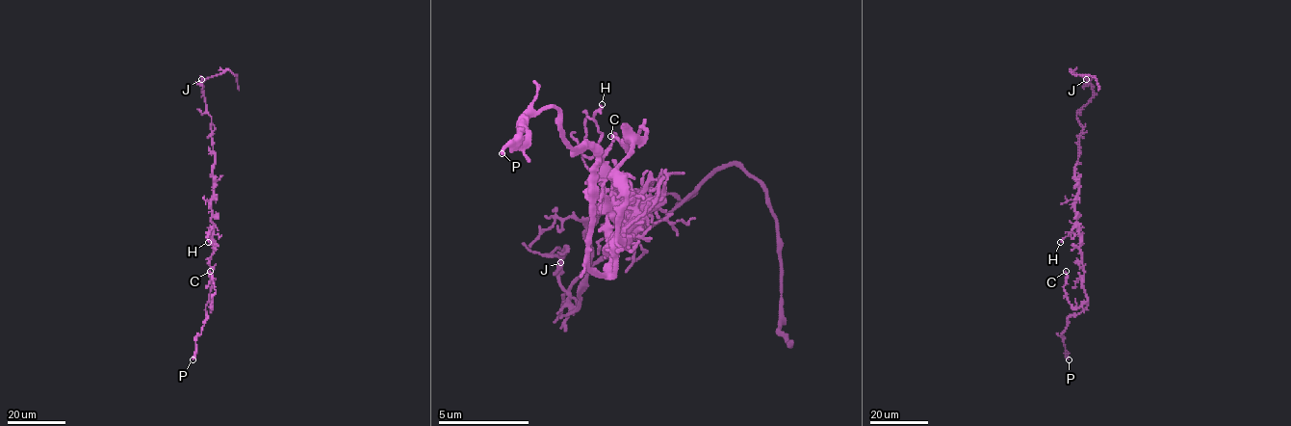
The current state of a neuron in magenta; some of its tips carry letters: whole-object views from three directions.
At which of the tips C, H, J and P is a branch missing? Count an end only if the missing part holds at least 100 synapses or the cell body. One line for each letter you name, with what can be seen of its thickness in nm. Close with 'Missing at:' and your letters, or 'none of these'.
Missing at: none of these

